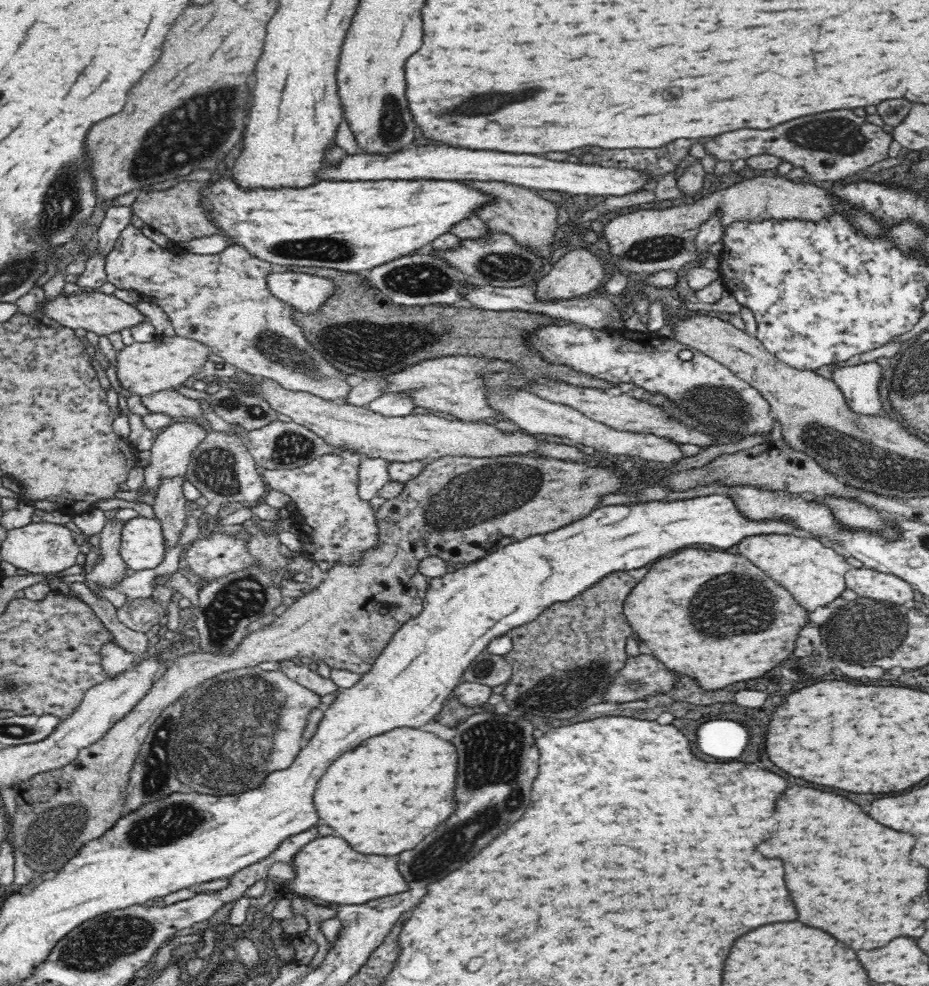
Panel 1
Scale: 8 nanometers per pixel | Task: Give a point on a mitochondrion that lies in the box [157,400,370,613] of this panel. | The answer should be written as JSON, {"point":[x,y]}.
{"point":[217,467]}

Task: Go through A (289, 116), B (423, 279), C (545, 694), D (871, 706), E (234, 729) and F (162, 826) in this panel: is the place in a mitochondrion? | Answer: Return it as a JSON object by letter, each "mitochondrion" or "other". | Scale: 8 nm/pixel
{"A":"other","B":"mitochondrion","C":"mitochondrion","D":"other","E":"mitochondrion","F":"mitochondrion"}

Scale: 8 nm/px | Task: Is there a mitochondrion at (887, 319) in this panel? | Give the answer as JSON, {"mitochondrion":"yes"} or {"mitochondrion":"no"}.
{"mitochondrion":"no"}

